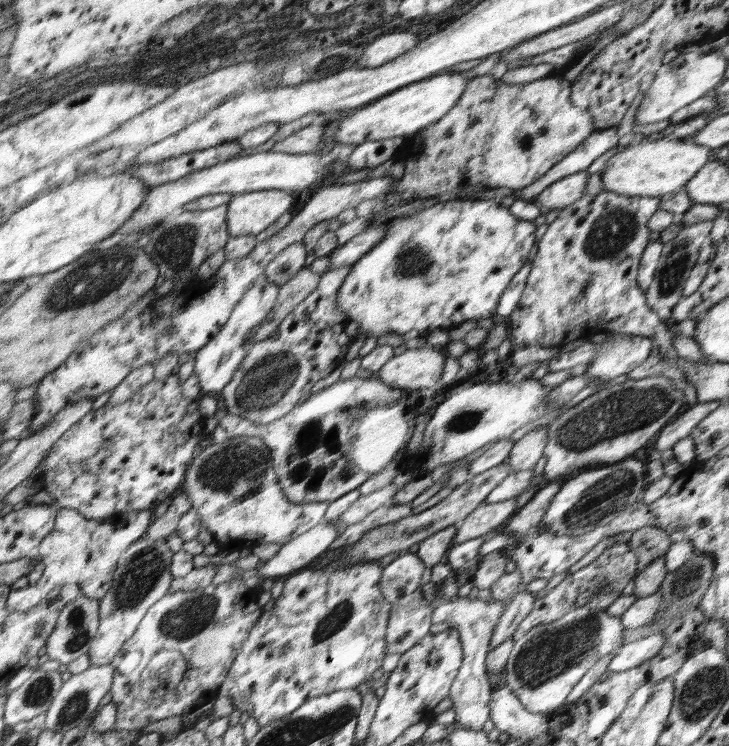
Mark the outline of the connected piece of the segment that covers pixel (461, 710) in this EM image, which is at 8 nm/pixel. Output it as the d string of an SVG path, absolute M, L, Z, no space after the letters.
M463 591L461 595L452 600L446 600L433 609L431 624L448 622L450 629L456 630L463 648L463 659L458 675L453 681L448 697L454 703L456 719L464 729L483 730L486 720L489 719L489 703L494 686L489 682L489 676L485 668L485 661L489 652L493 630L504 612L506 602L491 600L488 602L479 600Z

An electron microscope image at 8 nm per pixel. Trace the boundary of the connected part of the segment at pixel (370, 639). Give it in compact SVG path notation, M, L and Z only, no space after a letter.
M378 559L346 563L336 567L331 563L316 568L301 568L284 580L284 587L272 609L264 611L264 618L256 621L256 630L244 646L244 654L236 656L232 674L224 678L220 694L216 697L231 698L232 705L241 713L246 712L260 727L270 721L289 717L310 698L317 698L336 691L357 688L382 666L384 636L390 612L390 601L384 600L382 578L384 568Z

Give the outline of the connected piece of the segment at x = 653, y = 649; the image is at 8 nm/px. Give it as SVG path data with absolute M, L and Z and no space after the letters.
M657 632L628 643L613 656L607 666L607 672L623 673L643 665L664 648L664 641L666 638L664 638L663 632Z

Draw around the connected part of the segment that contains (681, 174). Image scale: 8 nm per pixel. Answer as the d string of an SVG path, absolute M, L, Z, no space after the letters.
M667 136L649 142L644 138L637 146L628 145L620 148L606 164L606 168L601 170L601 180L604 190L616 192L624 196L644 196L644 197L663 197L668 193L675 193L683 190L691 182L692 178L713 159L710 155L711 147L694 144L692 140L670 140Z

